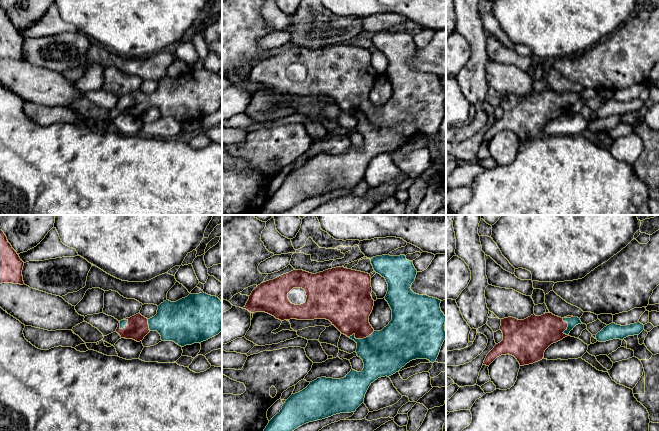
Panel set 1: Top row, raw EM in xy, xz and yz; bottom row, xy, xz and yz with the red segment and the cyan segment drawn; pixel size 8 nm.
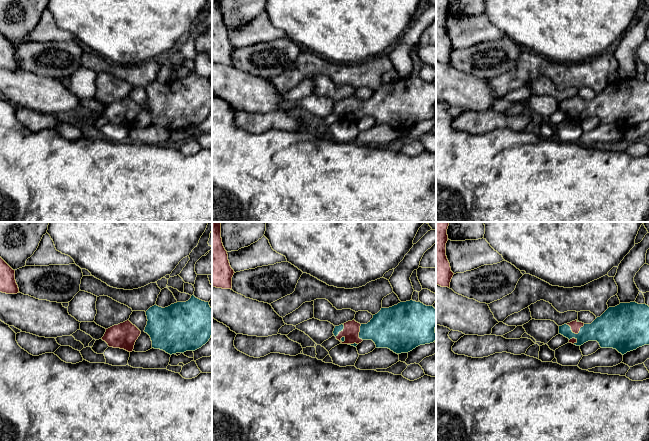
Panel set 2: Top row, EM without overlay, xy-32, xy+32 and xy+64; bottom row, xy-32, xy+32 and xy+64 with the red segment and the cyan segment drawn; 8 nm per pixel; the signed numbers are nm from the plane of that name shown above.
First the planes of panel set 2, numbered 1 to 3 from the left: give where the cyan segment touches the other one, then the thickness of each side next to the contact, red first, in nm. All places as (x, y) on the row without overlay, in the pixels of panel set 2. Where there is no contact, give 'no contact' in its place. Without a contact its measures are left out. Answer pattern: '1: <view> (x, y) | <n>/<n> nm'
1: no contact
2: xy+32 (359, 107) | 130/320 nm
3: xy+64 (575, 109) | 80/240 nm

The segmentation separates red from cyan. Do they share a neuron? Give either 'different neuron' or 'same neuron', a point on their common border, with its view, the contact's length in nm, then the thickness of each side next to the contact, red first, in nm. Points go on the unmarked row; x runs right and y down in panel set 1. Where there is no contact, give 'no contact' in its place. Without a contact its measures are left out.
same neuron | yz (566, 98) | 170 nm | 280/80 nm

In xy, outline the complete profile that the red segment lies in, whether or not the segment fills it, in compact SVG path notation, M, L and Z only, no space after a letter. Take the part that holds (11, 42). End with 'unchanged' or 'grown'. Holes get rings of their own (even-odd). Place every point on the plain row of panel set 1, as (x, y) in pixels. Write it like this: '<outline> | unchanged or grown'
M0 6L0 60L13 59L23 61L24 38L8 18L6 11Z | unchanged

